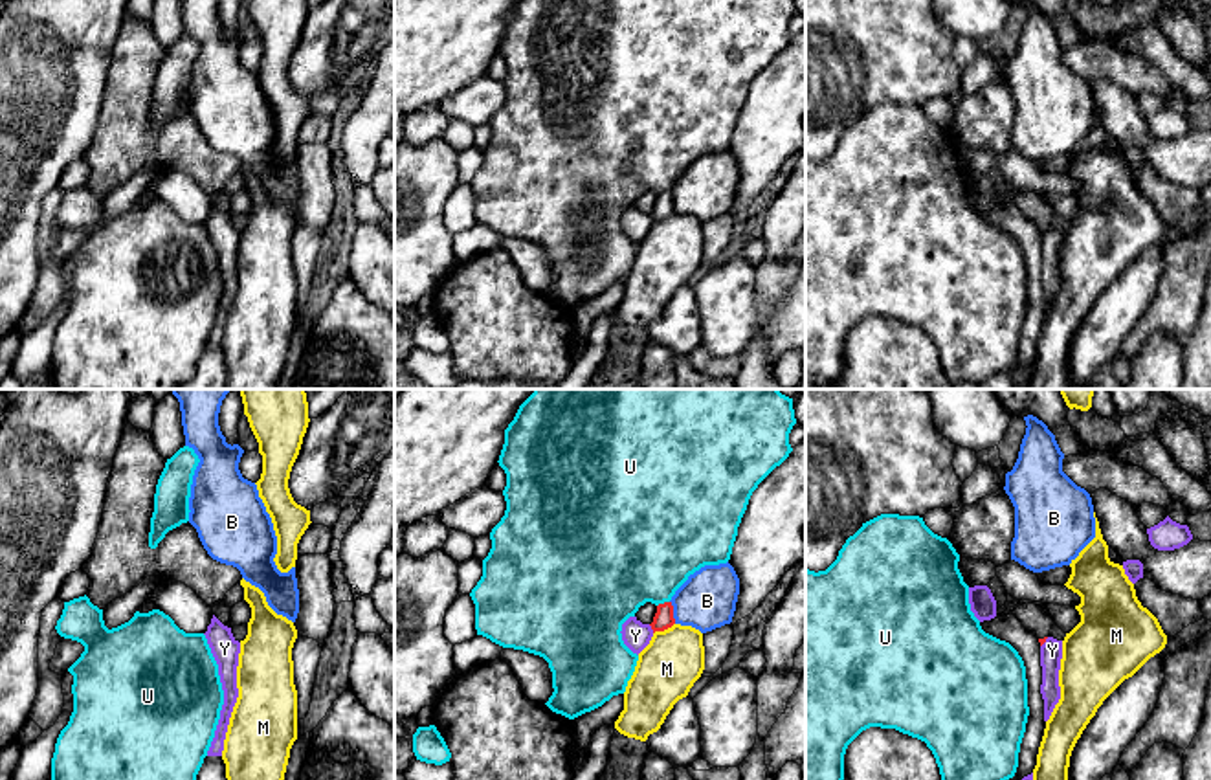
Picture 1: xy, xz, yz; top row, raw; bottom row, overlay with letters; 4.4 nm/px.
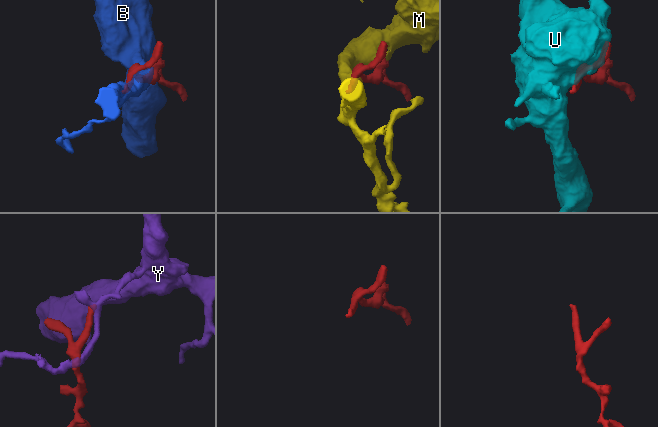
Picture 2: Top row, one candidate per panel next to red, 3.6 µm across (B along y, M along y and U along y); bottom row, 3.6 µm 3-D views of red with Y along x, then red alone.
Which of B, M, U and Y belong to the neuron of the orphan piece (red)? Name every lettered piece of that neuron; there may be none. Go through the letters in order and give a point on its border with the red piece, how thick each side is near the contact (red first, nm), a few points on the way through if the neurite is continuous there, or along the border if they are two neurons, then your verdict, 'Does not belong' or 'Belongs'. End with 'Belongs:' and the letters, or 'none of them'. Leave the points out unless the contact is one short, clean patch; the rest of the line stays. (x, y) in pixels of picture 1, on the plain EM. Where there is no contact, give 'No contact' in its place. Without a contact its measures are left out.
B: Touches red at xz (672, 200). Thickness 90 nm (red) against 260 nm. Does not belong
M: Touches red at xz (663, 219). Thickness 90 nm (red) against 260 nm. Does not belong
U: Touches red at xz (665, 191). Thickness 90 nm (red) against 460 nm. Does not belong
Y: Touches red at xz (652, 217). Thickness 90 nm (red) against 120 nm. Boundary: xz (648, 213), (654, 221). Does not belong
Belongs: none of them

